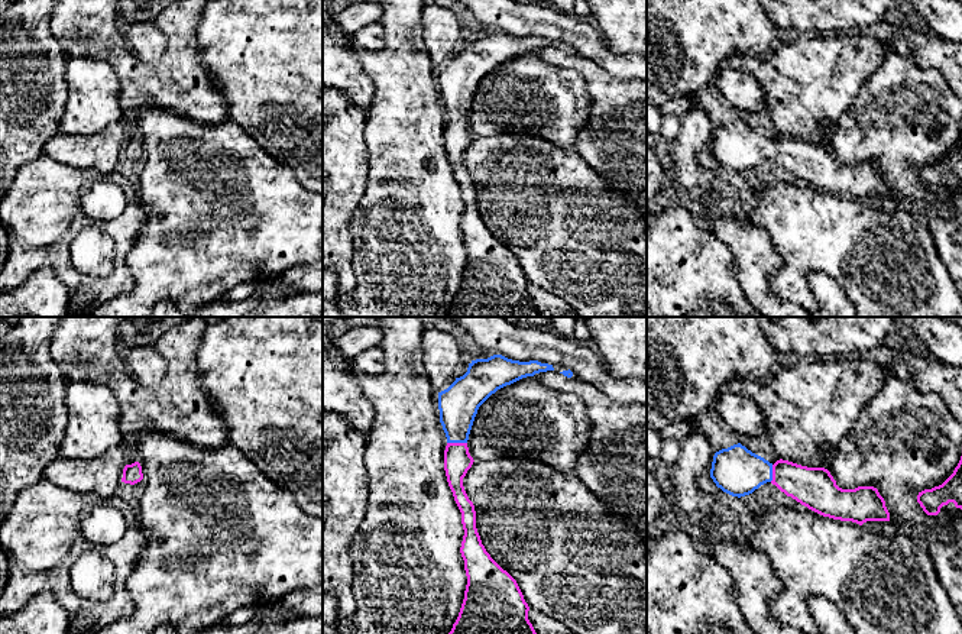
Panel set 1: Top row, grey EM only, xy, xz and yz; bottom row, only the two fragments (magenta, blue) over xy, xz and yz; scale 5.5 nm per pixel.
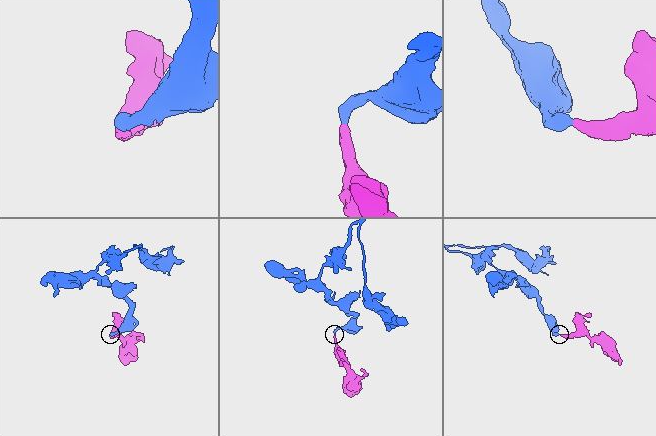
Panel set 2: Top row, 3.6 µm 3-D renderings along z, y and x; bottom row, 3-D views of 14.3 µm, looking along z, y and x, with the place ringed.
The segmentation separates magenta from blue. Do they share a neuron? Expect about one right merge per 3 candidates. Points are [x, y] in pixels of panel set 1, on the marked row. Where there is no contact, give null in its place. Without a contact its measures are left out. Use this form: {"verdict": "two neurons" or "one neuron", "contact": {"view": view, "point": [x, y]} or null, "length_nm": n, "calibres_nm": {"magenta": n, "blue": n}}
{"verdict": "one neuron", "contact": {"view": "xz", "point": [457, 443]}, "length_nm": 110, "calibres_nm": {"magenta": 160, "blue": 220}}

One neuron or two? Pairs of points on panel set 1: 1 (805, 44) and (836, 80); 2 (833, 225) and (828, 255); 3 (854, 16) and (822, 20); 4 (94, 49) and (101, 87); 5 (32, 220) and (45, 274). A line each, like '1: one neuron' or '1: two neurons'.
1: one neuron
2: one neuron
3: one neuron
4: two neurons
5: two neurons

